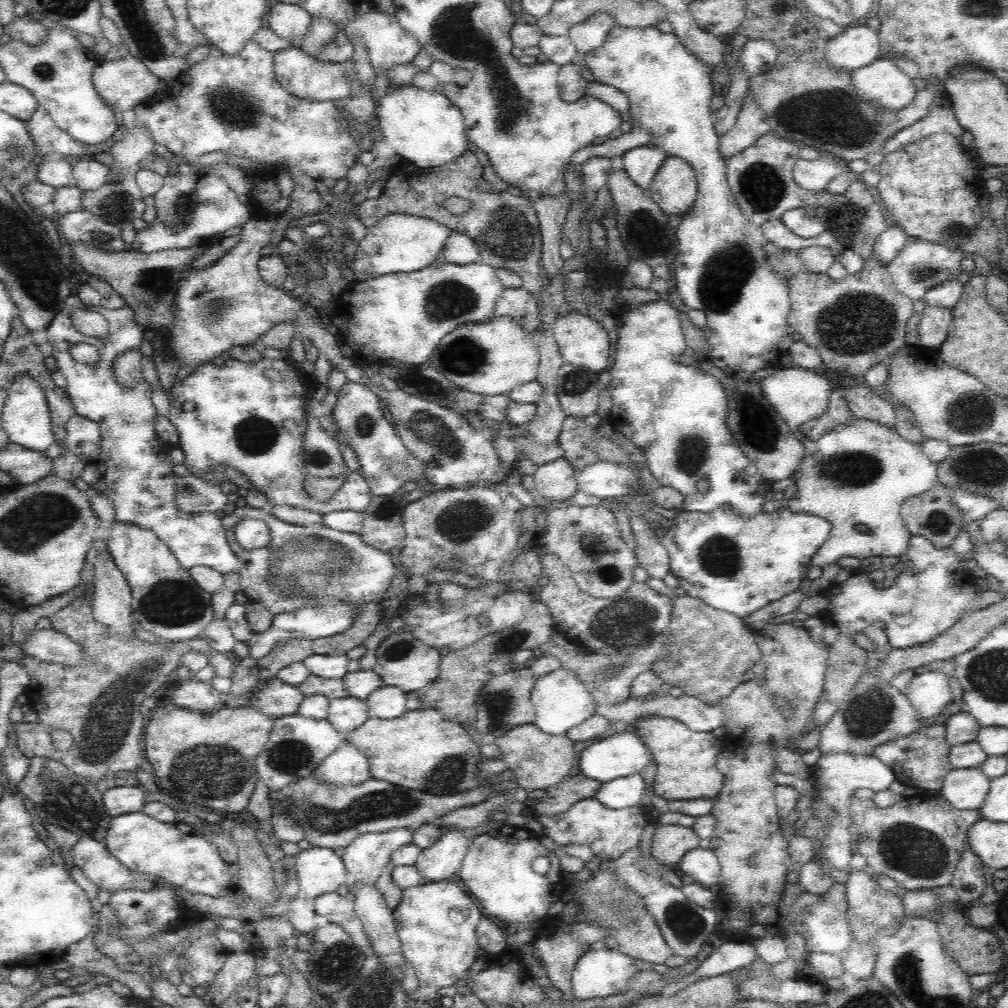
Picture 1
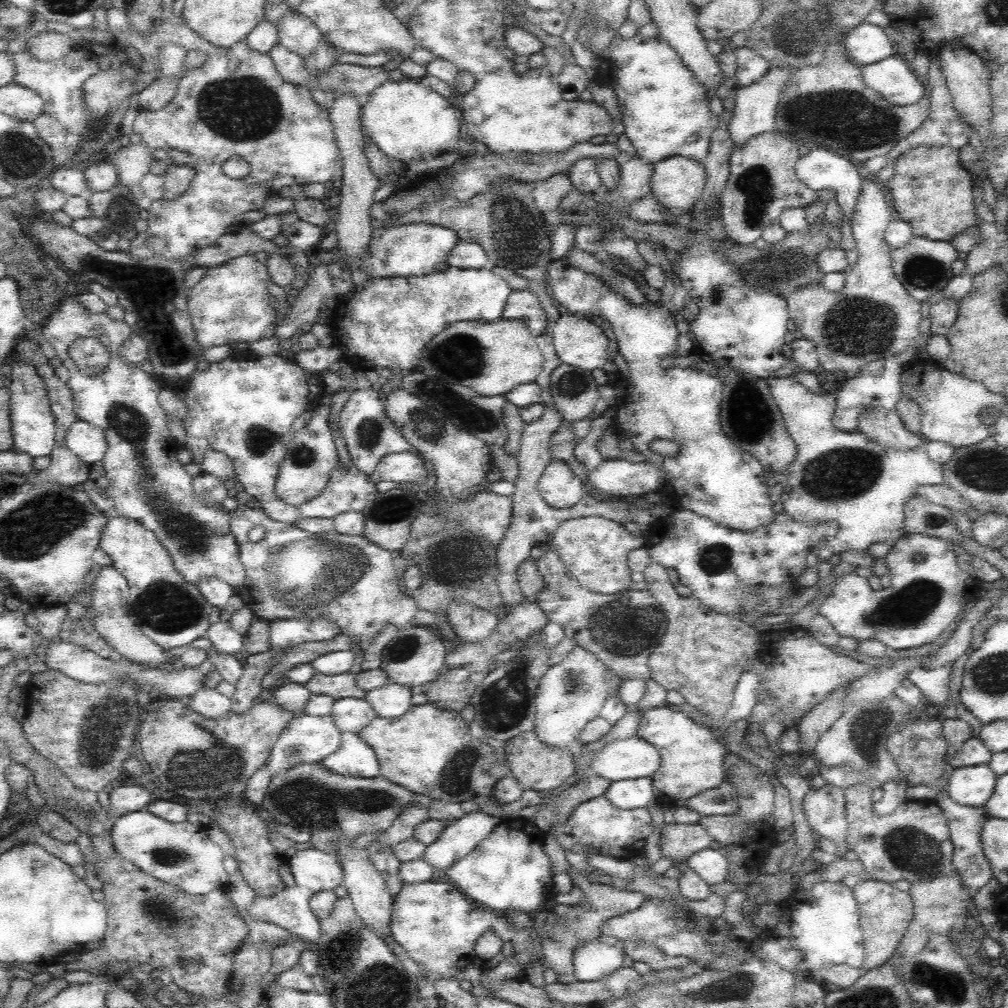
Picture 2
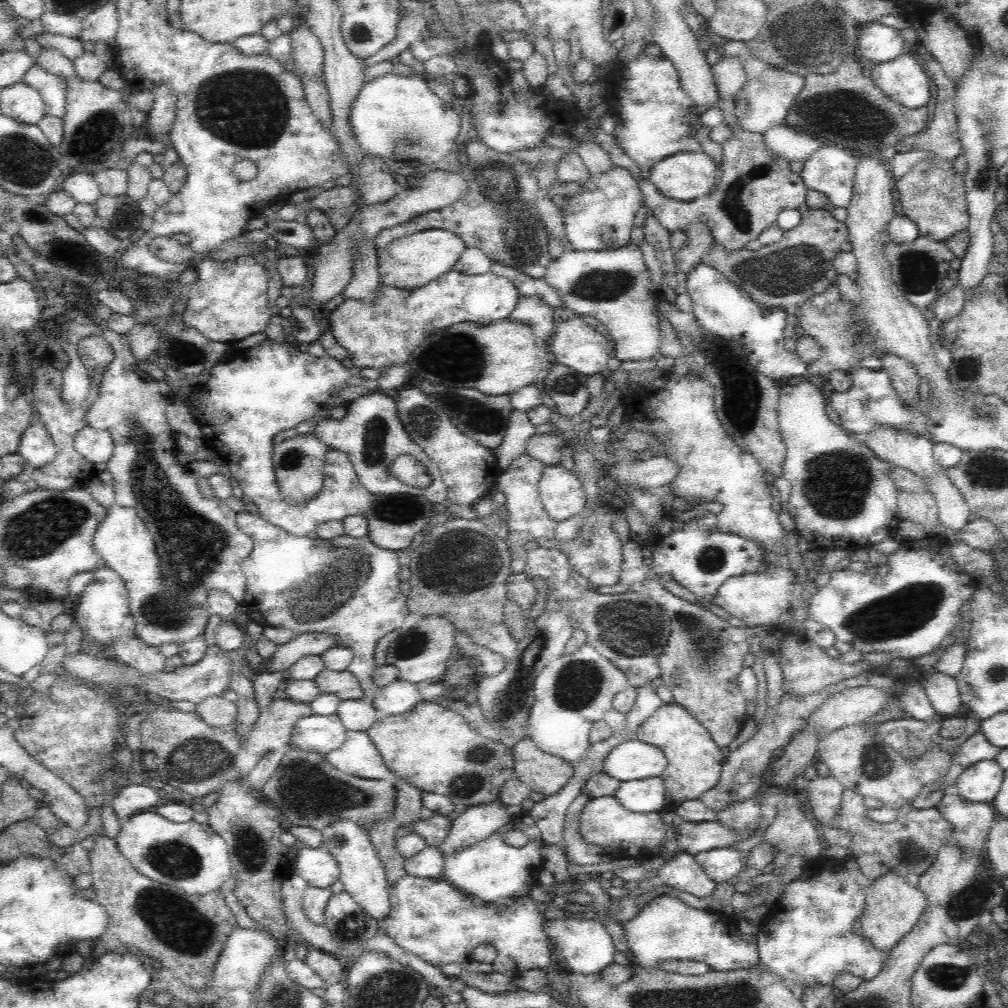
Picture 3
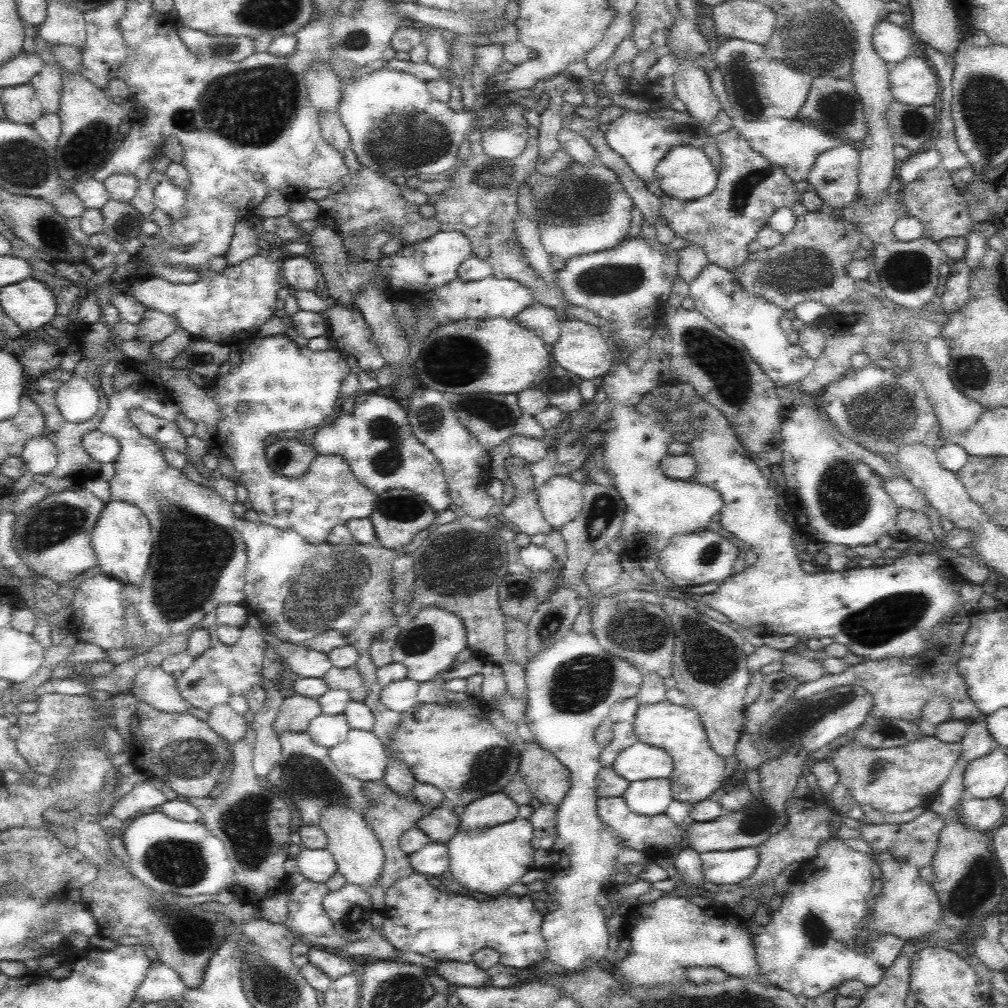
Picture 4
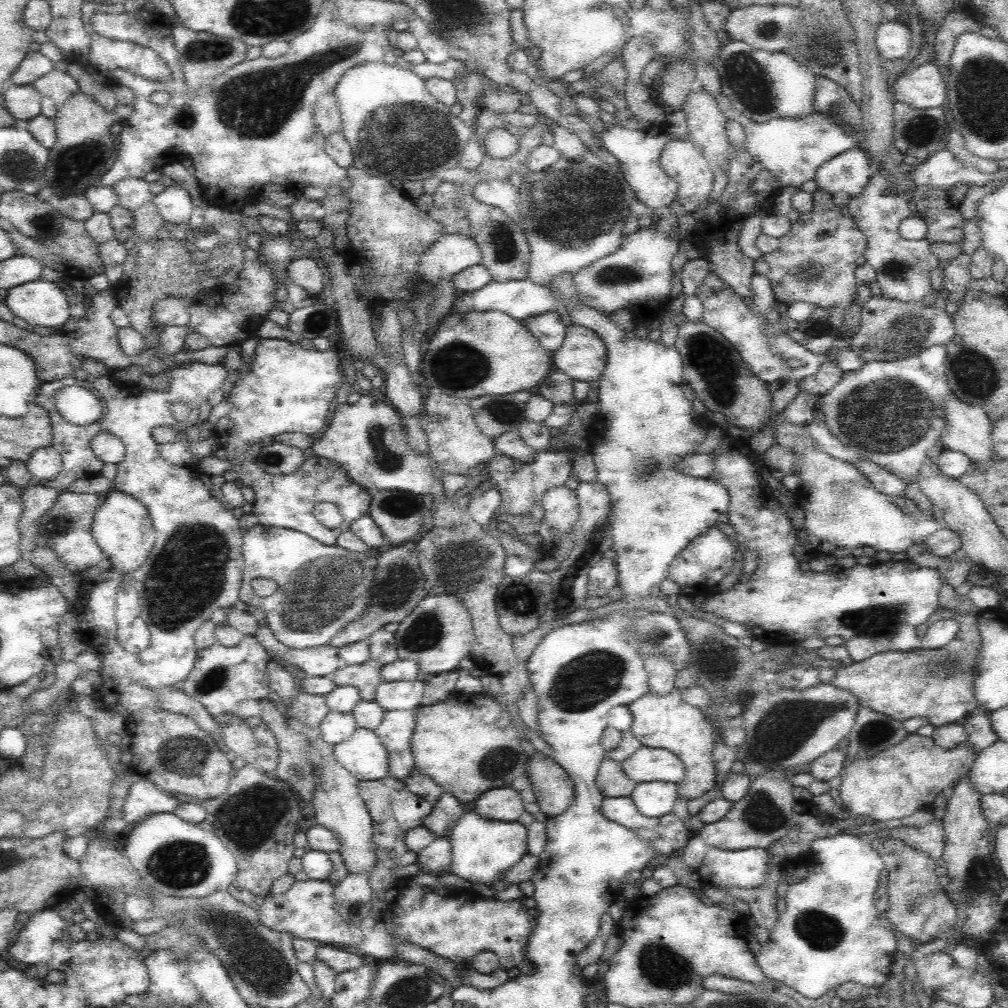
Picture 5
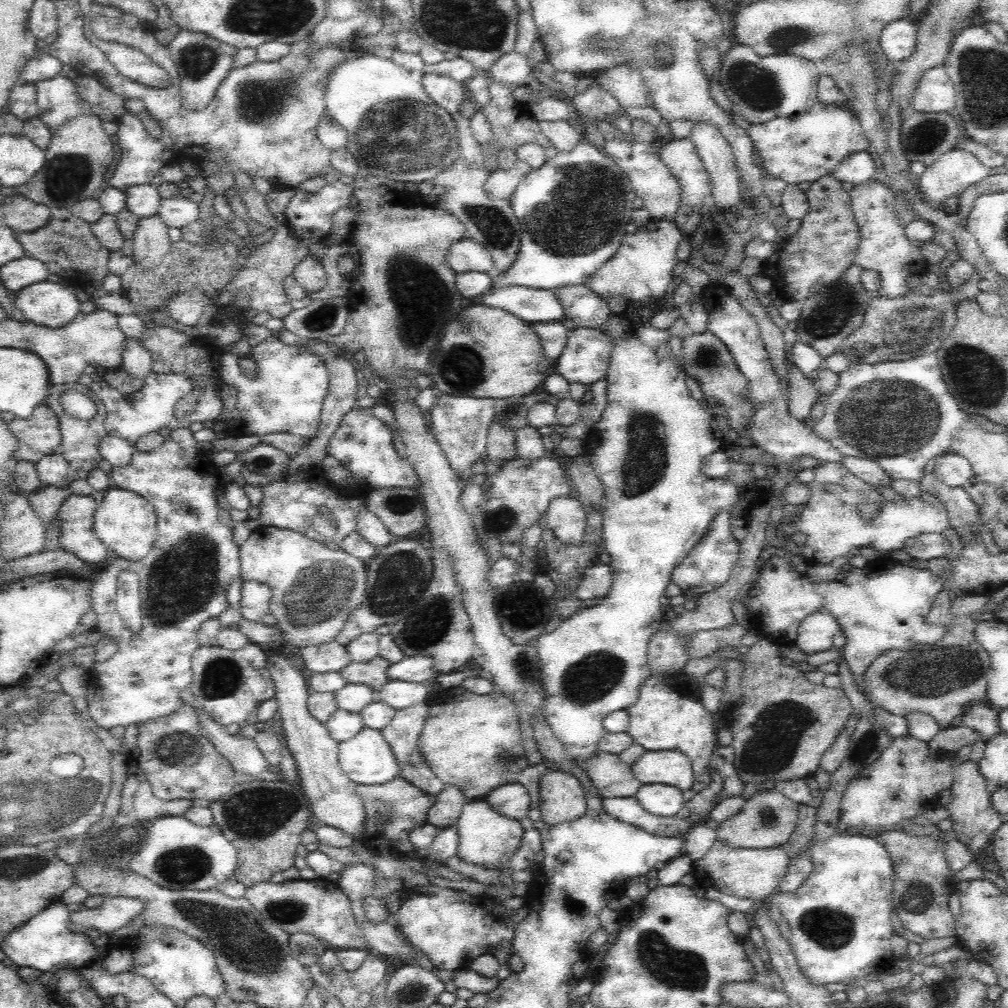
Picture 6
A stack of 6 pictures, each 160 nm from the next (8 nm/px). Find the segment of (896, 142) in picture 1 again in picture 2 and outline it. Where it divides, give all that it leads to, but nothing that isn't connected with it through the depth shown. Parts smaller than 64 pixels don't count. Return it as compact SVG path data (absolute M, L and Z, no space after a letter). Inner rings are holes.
M936 59L932 60L930 64L928 82L931 88L928 94L930 108L927 120L915 132L912 132L908 137L903 138L894 145L894 148L892 148L886 156L888 157L886 164L888 164L888 162L894 163L900 154L904 154L906 150L916 148L916 146L951 146L959 150L963 146L966 146L966 144L969 144L970 138L975 136L975 129L969 126L968 123L964 123L964 120L960 119L958 111L954 109L944 73Z

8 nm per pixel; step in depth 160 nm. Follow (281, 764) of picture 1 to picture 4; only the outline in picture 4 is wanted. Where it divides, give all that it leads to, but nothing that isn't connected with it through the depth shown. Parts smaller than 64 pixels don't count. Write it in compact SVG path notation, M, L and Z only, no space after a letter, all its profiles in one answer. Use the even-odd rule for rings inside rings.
M320 713L310 720L306 733L315 744L330 749L344 742L350 729L344 713L334 716Z

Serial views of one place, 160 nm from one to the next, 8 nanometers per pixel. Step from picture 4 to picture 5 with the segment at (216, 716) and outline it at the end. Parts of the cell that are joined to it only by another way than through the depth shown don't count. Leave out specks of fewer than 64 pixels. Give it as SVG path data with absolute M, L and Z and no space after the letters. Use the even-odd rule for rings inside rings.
M233 715L231 721L228 724L224 724L222 728L224 728L224 732L221 732L222 738L224 738L230 754L234 754L234 756L232 756L234 770L240 770L243 764L256 765L257 742L253 735L253 729L236 715Z

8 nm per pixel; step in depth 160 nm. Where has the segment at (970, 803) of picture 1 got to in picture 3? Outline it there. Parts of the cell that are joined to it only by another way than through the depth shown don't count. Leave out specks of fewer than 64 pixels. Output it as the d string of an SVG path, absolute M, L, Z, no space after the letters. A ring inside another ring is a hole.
M981 760L964 768L956 778L958 794L962 799L973 802L989 803L1000 790L1005 770L994 760Z

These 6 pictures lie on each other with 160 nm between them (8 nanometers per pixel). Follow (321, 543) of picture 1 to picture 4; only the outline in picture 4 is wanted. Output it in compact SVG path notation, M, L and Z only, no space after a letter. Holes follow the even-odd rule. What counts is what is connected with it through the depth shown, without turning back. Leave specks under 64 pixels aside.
M235 517L235 530L241 535L244 545L247 547L247 564L245 568L245 585L243 588L245 594L244 606L250 610L248 613L256 614L262 622L261 628L266 633L272 633L284 642L299 644L314 638L320 632L327 630L337 630L340 634L348 637L348 644L356 648L358 660L355 666L358 667L364 687L366 687L366 703L372 714L375 716L372 732L383 742L385 750L389 753L389 761L382 778L382 782L388 785L392 791L404 798L414 799L413 790L417 783L412 769L396 758L390 750L392 730L398 726L401 713L394 712L386 708L380 700L380 693L383 685L378 682L377 668L371 659L370 645L377 632L391 627L396 623L398 617L395 616L394 595L392 592L391 578L394 559L398 556L399 551L388 549L382 546L378 540L371 544L344 544L344 546L334 546L334 544L324 542L323 544L309 544L302 539L300 534L290 530L264 524L264 522L252 522L244 517Z

